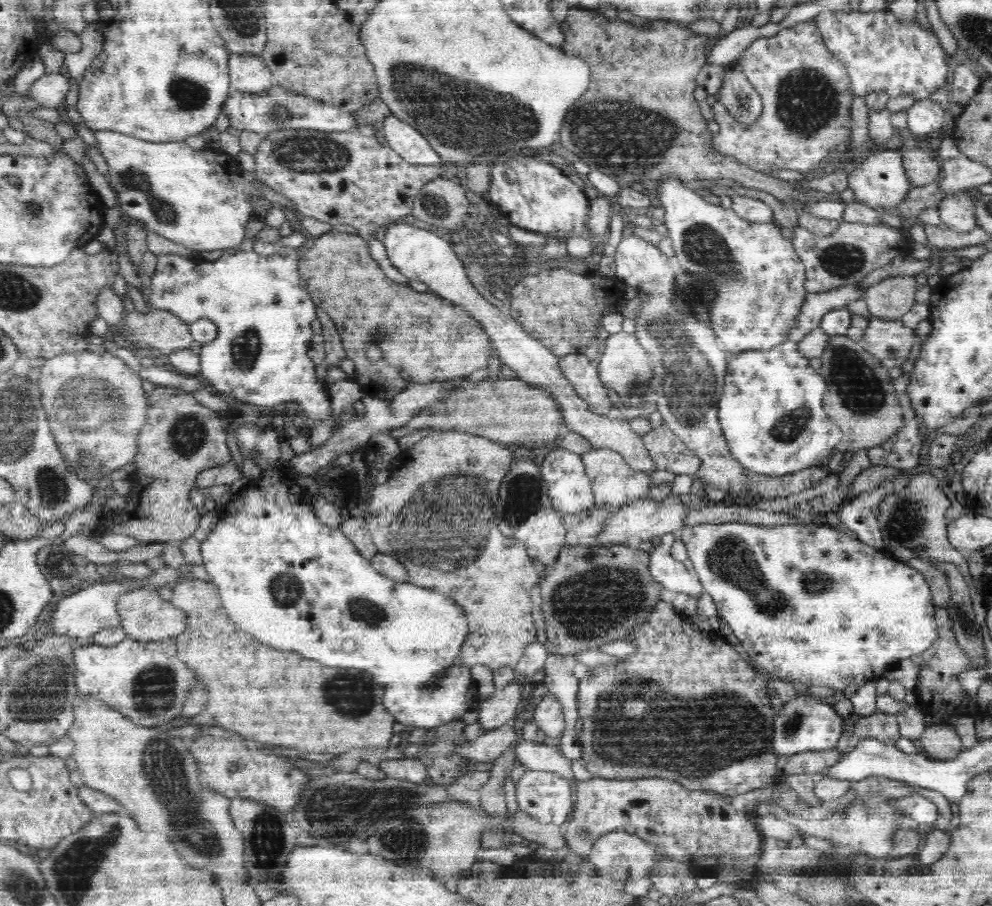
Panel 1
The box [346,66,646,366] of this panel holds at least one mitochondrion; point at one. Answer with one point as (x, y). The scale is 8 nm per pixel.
(431, 210)

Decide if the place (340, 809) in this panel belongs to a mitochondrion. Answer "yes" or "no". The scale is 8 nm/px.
yes

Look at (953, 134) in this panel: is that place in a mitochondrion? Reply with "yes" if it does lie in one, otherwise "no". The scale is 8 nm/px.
no

